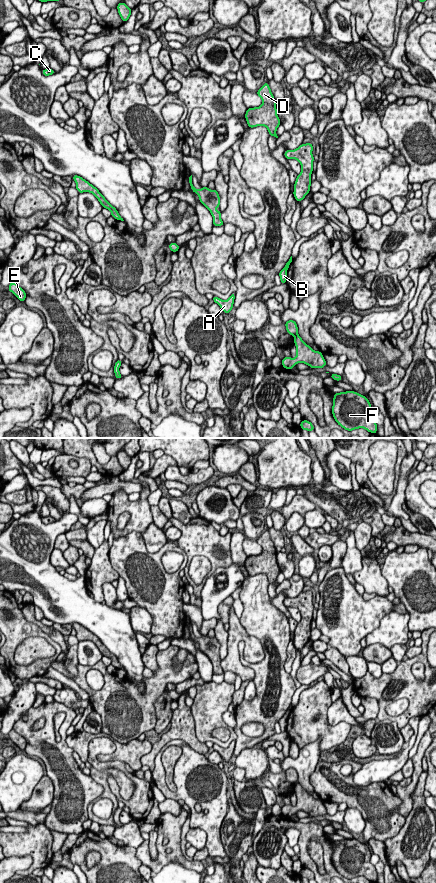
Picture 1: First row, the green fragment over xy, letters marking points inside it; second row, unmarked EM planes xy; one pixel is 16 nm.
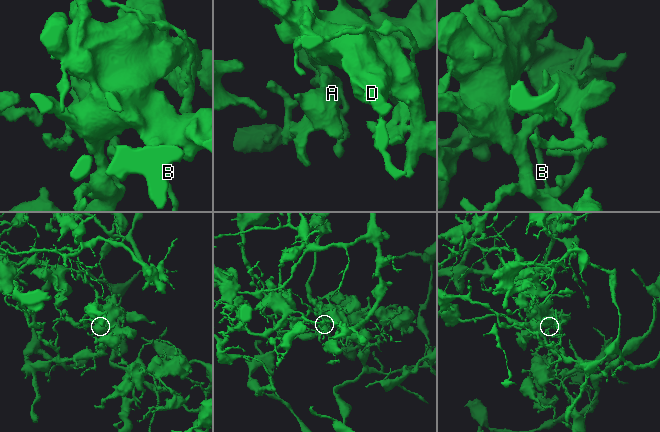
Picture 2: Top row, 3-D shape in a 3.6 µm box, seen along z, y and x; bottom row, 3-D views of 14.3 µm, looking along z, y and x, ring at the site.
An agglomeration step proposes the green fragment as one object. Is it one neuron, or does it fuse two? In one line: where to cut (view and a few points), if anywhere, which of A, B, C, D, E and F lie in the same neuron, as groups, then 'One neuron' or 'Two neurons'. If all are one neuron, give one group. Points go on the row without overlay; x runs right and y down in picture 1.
Split along xy (297, 781), (295, 784). Groups: A C D E F / B. Two neurons

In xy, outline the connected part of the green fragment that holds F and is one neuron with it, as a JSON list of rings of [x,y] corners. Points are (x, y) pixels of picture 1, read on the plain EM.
[[[358,840],[334,841],[332,863],[337,872],[347,879],[363,876],[376,882],[377,871],[371,864],[371,855],[368,846]]]

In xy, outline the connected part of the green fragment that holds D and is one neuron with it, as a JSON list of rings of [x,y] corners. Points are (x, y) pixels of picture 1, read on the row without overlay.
[[[265,530],[256,541],[262,547],[262,553],[247,557],[245,561],[246,570],[249,576],[265,574],[270,584],[278,586],[276,579],[281,568],[277,563],[277,551],[269,532]]]

